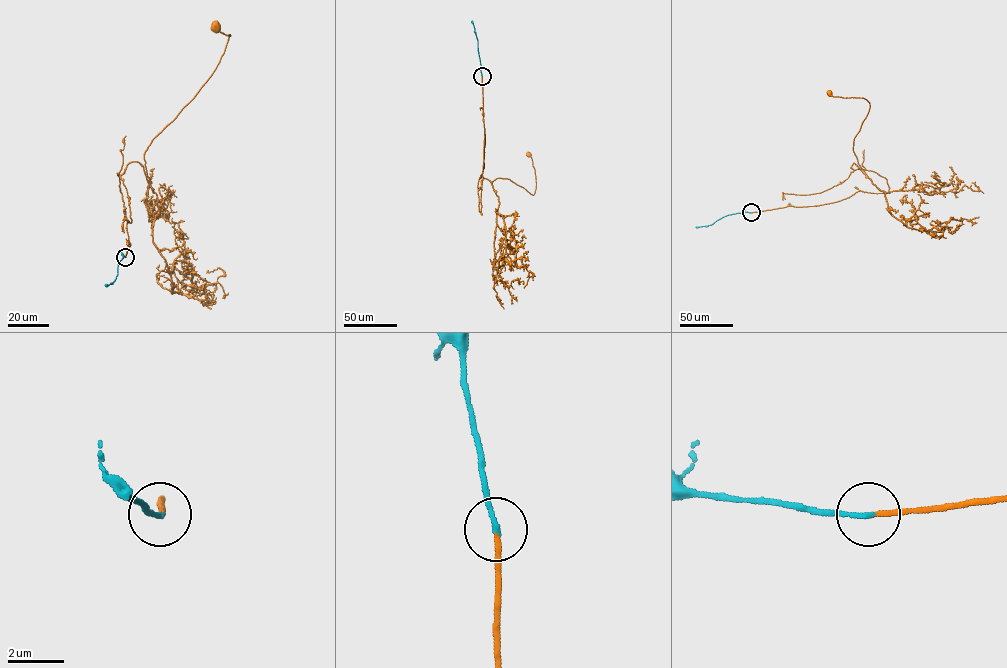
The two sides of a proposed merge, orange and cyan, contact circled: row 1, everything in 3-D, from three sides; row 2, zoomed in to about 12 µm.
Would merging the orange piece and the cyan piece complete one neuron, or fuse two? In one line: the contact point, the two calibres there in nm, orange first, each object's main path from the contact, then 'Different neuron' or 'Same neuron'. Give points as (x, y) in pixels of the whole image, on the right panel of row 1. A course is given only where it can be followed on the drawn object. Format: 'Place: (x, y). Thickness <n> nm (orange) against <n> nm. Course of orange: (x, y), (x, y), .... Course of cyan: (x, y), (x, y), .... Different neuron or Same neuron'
Place: (751, 212). Thickness 180 nm (orange) against 180 nm. Course of orange: (751, 212), (888, 192), (885, 178), (851, 168), (865, 174), (853, 147), (869, 103), (829, 93). Course of cyan: (751, 212), (729, 214), (712, 224), (696, 227). Same neuron

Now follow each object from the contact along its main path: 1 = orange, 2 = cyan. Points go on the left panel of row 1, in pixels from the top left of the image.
1: (125, 257), (130, 245), (117, 173), (138, 162), (150, 183), (147, 147), (223, 53), (230, 35), (215, 26)
2: (125, 257), (118, 263), (115, 279), (105, 285)

